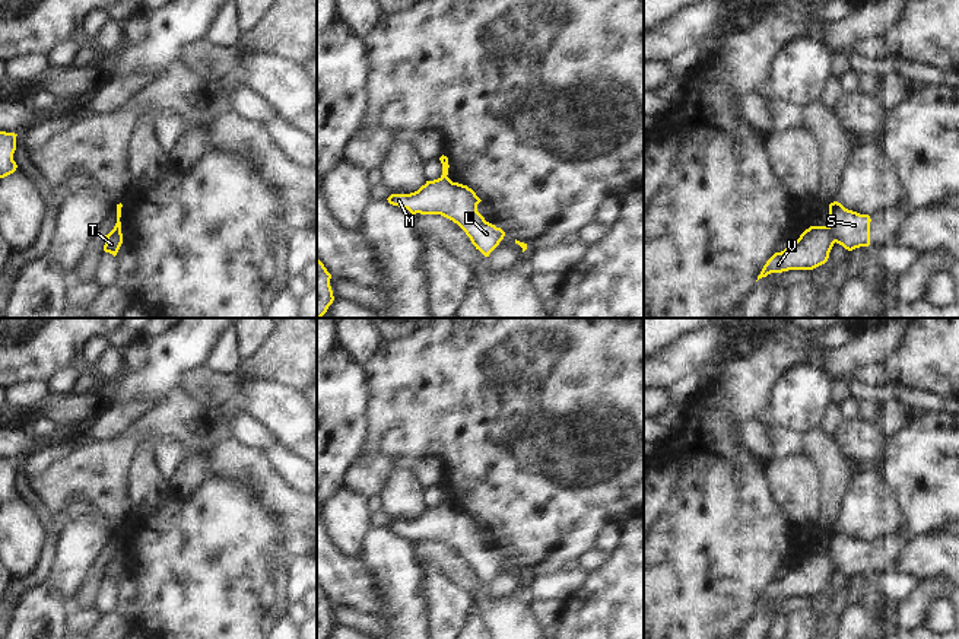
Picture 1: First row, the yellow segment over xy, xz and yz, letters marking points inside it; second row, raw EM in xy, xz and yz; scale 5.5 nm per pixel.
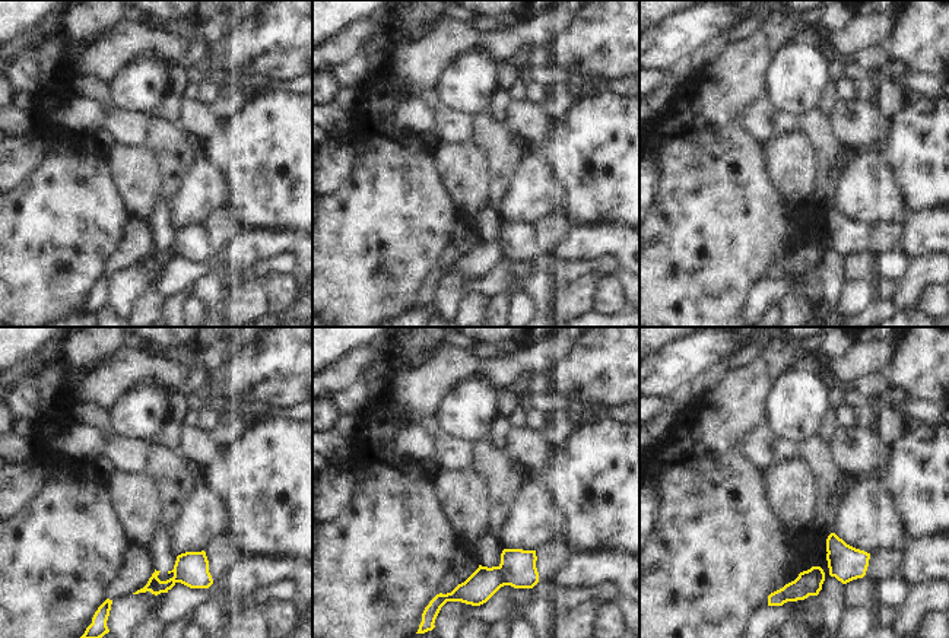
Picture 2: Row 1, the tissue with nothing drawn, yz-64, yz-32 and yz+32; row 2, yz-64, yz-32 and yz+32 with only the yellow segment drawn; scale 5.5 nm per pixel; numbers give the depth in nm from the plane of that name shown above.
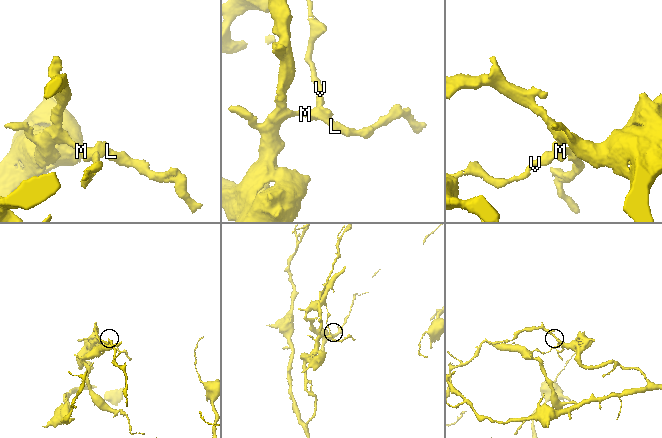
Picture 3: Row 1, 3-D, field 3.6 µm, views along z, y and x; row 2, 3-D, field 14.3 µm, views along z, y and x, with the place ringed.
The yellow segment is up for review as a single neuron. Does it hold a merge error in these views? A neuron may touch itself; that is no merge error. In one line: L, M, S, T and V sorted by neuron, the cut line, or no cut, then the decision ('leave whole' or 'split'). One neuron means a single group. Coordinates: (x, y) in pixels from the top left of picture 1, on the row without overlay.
L M S / T V; cut in yz along (826, 553), (834, 569); split

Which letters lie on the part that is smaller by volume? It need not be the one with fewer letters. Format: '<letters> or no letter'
T, V

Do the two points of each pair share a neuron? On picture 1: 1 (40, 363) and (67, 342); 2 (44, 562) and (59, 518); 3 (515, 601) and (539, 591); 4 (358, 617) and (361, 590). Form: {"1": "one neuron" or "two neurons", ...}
{"1": "one neuron", "2": "one neuron", "3": "two neurons", "4": "two neurons"}

